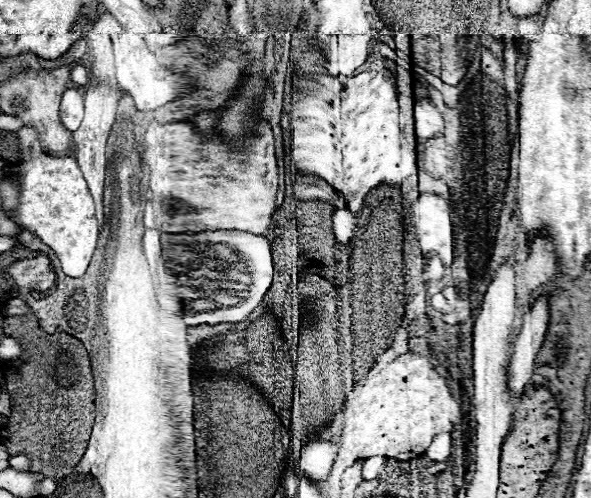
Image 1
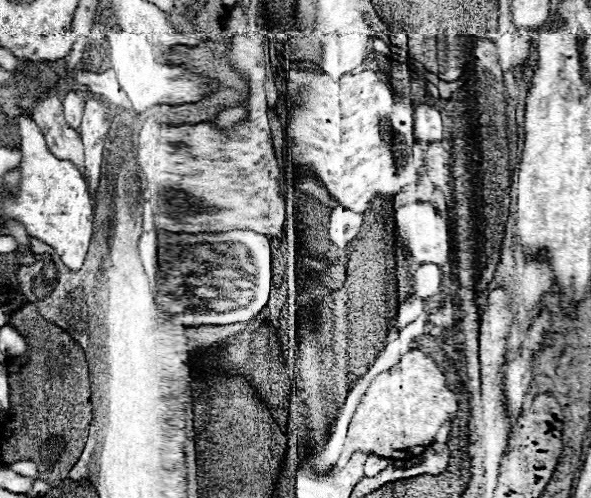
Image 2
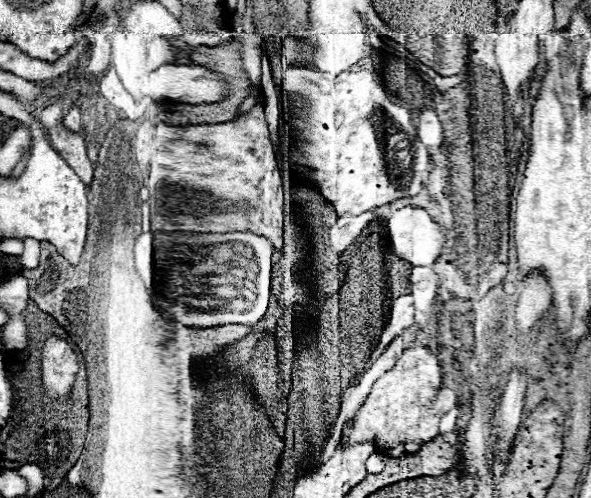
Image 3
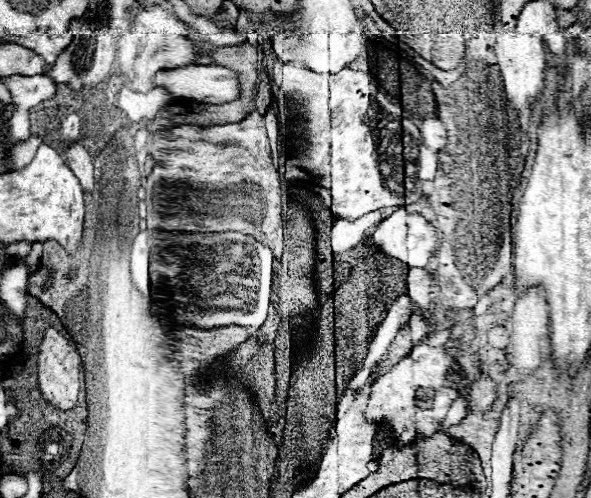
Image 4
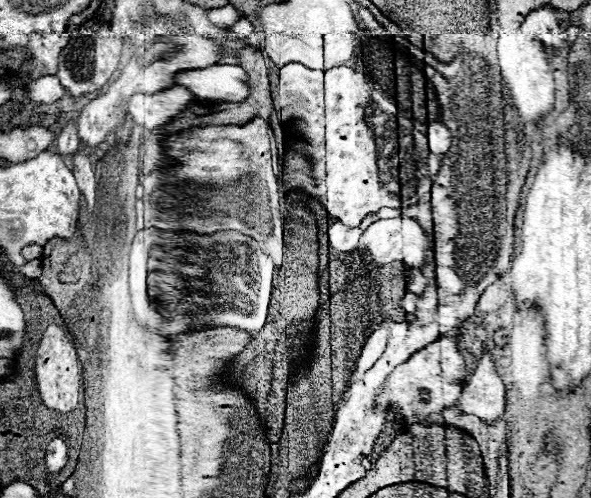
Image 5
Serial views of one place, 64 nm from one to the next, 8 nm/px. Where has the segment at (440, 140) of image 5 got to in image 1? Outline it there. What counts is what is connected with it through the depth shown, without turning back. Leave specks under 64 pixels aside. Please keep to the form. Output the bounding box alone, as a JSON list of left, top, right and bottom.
[414,98,442,140]

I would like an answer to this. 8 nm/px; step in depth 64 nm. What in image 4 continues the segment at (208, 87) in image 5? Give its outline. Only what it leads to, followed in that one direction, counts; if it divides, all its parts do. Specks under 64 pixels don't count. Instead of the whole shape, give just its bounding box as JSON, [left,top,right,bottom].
[152,66,238,104]

